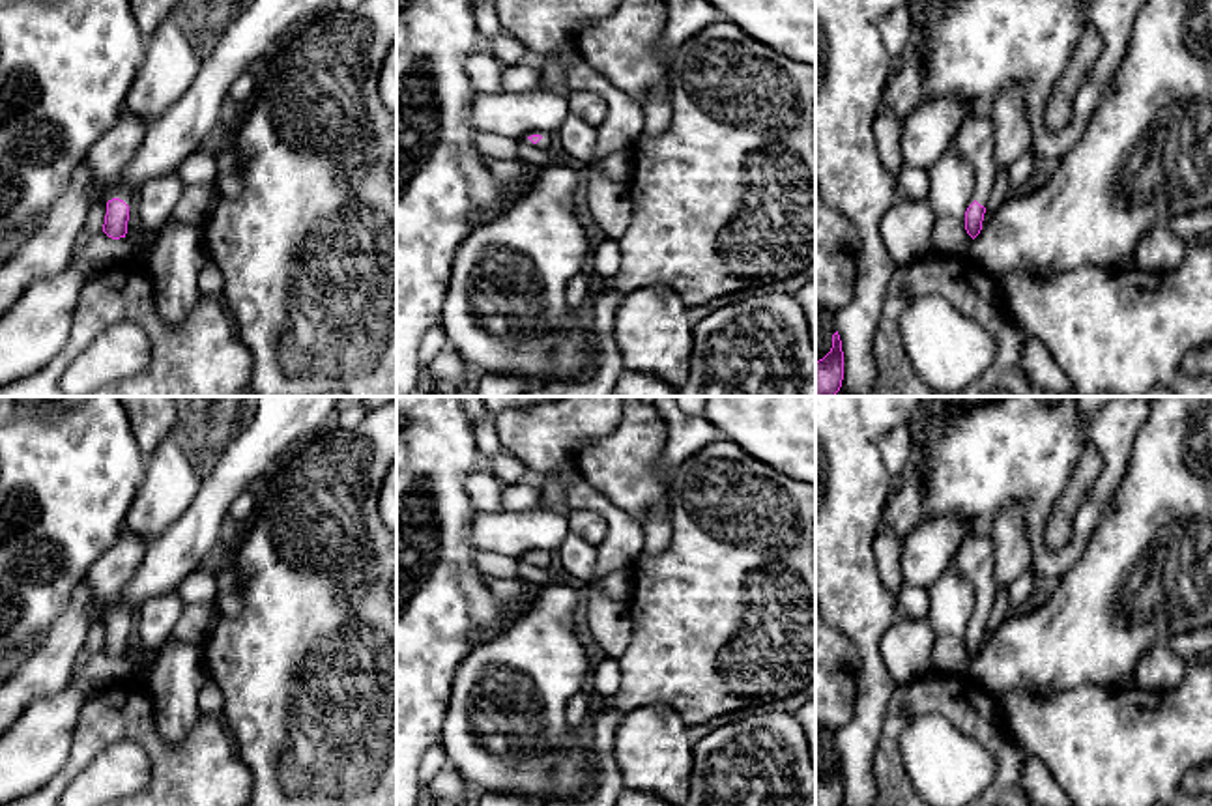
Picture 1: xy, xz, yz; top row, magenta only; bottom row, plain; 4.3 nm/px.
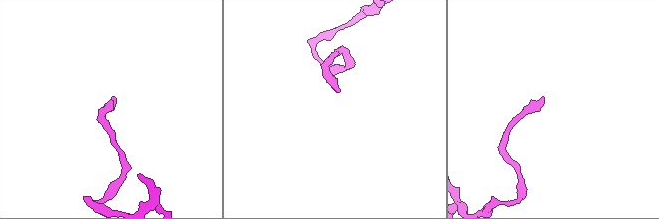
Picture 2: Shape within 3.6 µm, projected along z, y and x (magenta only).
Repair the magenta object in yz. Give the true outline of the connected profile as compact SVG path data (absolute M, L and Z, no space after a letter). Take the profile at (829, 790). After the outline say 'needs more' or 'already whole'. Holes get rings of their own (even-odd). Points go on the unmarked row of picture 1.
M838 750L832 754L830 770L815 782L815 806L842 806L844 770Z | already whole

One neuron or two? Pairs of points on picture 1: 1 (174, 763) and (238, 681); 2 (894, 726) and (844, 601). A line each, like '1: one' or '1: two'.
1: two
2: two

